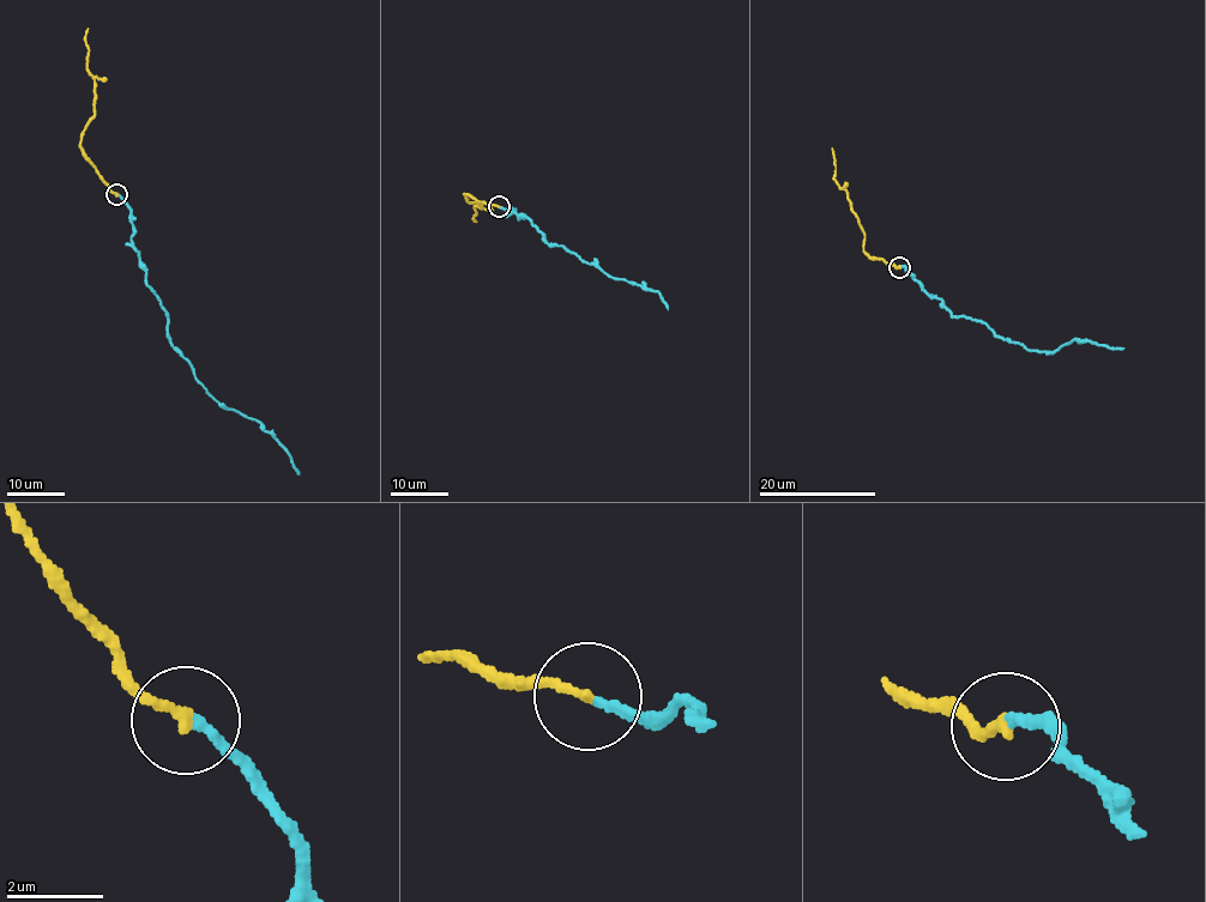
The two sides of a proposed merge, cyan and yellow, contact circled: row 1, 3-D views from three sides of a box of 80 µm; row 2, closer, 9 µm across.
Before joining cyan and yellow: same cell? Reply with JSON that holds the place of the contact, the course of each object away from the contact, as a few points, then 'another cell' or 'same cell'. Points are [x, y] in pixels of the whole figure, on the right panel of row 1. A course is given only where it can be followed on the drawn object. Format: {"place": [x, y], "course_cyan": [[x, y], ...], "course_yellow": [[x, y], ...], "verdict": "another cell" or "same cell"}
{"place": [899, 267], "course_cyan": [[899, 266], [951, 316], [980, 320], [1025, 347], [1051, 352], [1074, 338], [1123, 347]], "course_yellow": [[899, 266], [866, 253], [863, 231], [848, 191], [834, 179], [831, 147]], "verdict": "same cell"}

